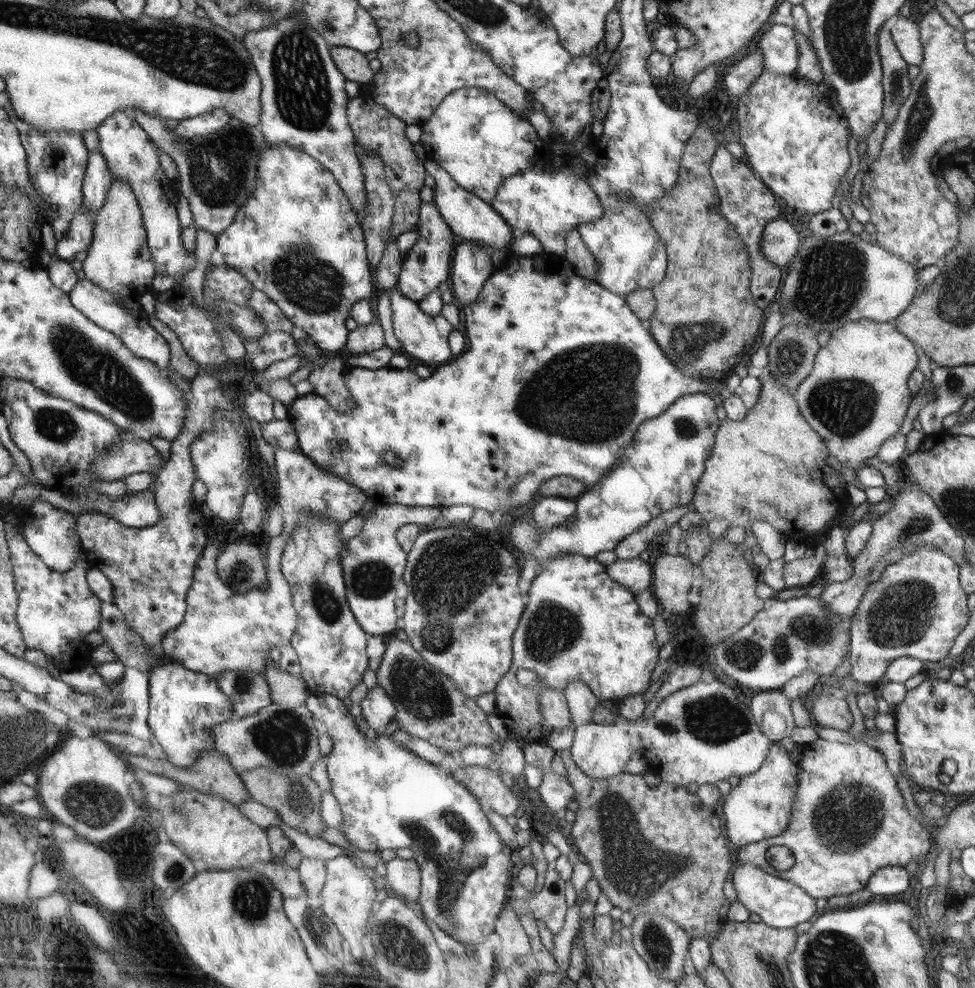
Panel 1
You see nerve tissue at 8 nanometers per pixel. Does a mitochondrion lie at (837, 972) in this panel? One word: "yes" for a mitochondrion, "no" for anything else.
yes

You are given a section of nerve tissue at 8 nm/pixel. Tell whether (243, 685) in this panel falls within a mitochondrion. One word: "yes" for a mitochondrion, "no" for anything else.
yes

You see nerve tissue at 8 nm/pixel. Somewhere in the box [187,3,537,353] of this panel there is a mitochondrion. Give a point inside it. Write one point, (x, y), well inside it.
(301, 93)

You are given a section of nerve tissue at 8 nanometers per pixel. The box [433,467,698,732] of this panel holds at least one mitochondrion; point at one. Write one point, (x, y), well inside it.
(552, 629)

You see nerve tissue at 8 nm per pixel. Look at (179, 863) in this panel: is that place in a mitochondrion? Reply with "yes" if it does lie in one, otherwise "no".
yes

